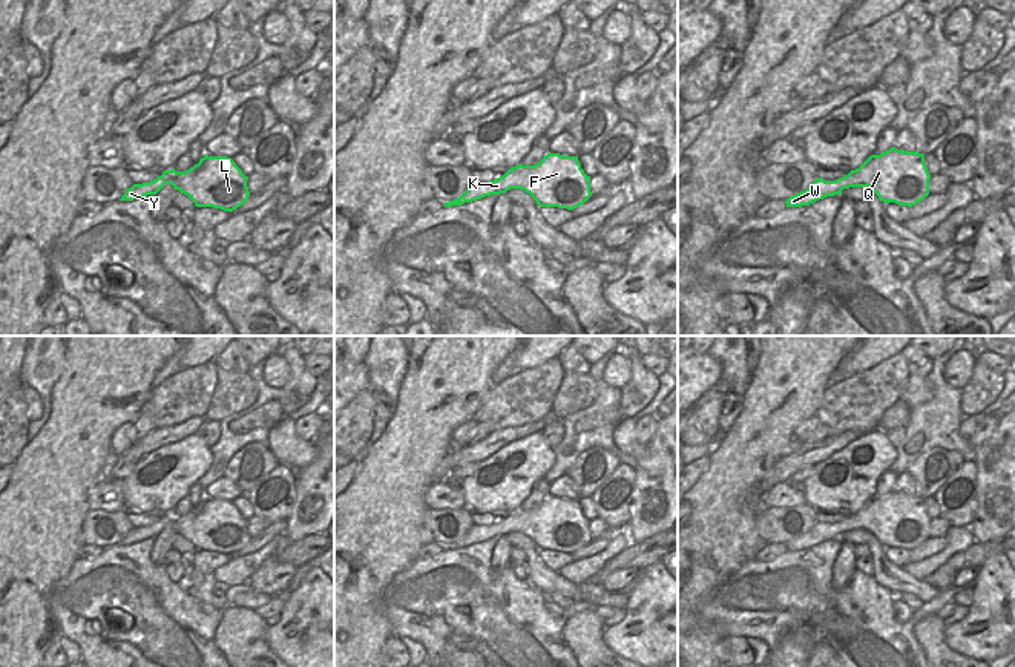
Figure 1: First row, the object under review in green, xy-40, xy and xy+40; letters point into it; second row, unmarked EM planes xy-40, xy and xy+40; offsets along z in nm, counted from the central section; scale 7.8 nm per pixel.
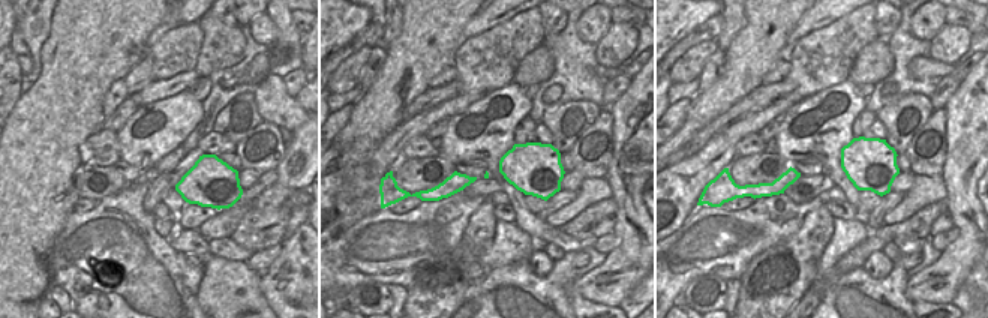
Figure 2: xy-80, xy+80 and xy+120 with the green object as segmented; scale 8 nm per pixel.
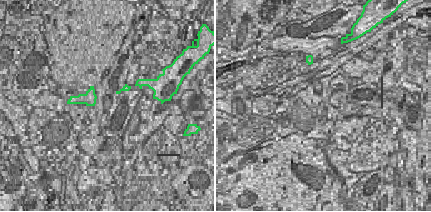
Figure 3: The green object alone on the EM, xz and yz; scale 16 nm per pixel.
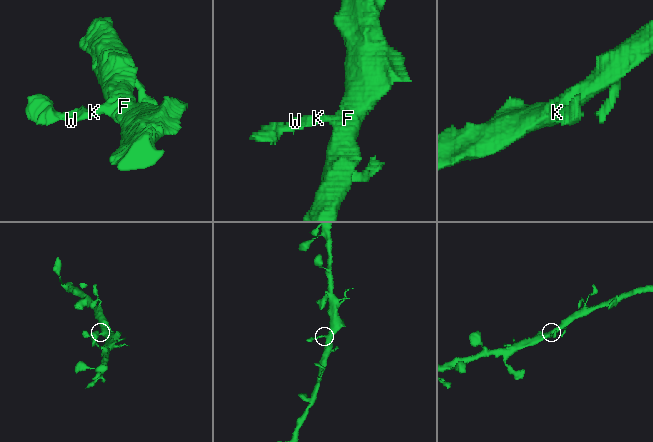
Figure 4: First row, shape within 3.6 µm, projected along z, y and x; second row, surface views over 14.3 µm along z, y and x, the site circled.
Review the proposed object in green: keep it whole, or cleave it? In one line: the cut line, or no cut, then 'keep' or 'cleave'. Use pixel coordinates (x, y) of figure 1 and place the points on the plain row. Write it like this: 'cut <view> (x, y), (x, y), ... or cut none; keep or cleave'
cut none; keep

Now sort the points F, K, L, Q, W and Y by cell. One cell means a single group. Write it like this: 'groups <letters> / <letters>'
groups F K L Q W Y

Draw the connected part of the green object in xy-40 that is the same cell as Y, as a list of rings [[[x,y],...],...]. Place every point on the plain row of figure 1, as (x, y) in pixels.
[[[204,498],[198,508],[186,515],[164,514],[150,526],[133,527],[120,544],[141,543],[156,538],[166,527],[187,538],[196,550],[213,550],[233,555],[250,540],[242,514],[227,500]]]

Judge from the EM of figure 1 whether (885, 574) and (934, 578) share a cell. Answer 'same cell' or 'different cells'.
different cells

